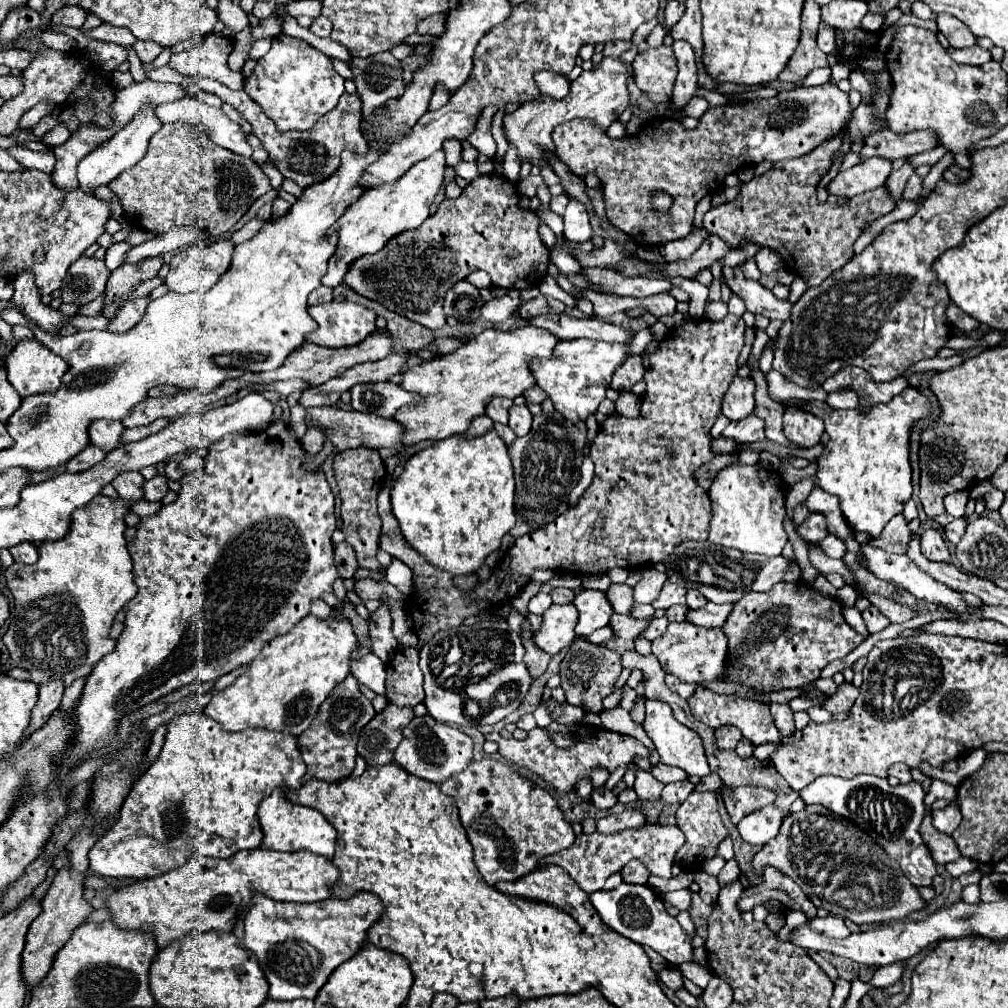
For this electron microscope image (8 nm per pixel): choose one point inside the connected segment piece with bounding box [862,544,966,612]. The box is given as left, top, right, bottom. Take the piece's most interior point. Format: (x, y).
(900, 570)

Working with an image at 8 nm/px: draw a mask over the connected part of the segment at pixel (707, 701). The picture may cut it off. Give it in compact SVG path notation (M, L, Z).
M698 686L696 692L690 696L688 704L690 704L690 710L692 710L694 718L698 718L700 722L704 722L708 726L732 724L732 726L740 728L742 736L748 738L754 746L764 744L764 742L780 742L780 732L774 726L770 706L764 704L764 702L744 700L744 698L738 698L738 696L722 696L722 694L714 694L712 690L708 690L704 686Z

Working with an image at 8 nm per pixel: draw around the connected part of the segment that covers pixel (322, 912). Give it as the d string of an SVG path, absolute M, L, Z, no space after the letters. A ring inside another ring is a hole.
M256 892L250 910L244 916L242 930L238 924L234 934L256 954L270 984L268 994L272 1000L314 1000L332 970L362 948L368 928L380 918L382 910L380 898L368 892L354 894L348 900L332 896L314 904L278 902Z

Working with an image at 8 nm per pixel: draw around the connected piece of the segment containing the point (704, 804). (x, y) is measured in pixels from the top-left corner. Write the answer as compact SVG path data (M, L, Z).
M694 790L686 798L686 802L680 804L680 808L676 812L676 820L678 820L678 828L686 834L686 844L676 854L676 864L684 866L684 868L690 868L690 870L696 870L700 866L700 862L696 860L698 856L704 858L704 860L710 858L710 856L716 856L718 842L728 836L728 832L726 832L726 828L720 820L720 814L718 814L718 796L716 796L716 792L698 792L698 790Z

